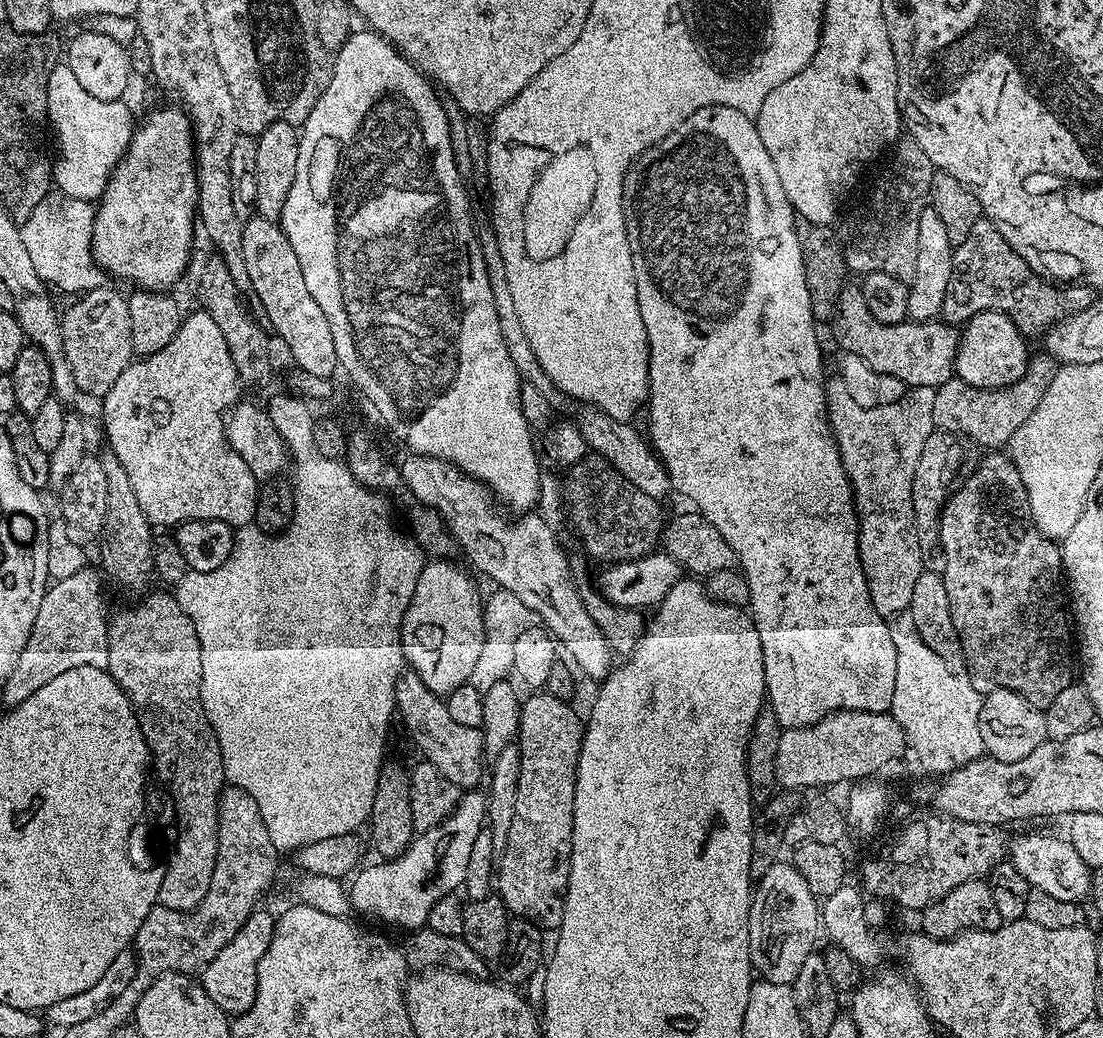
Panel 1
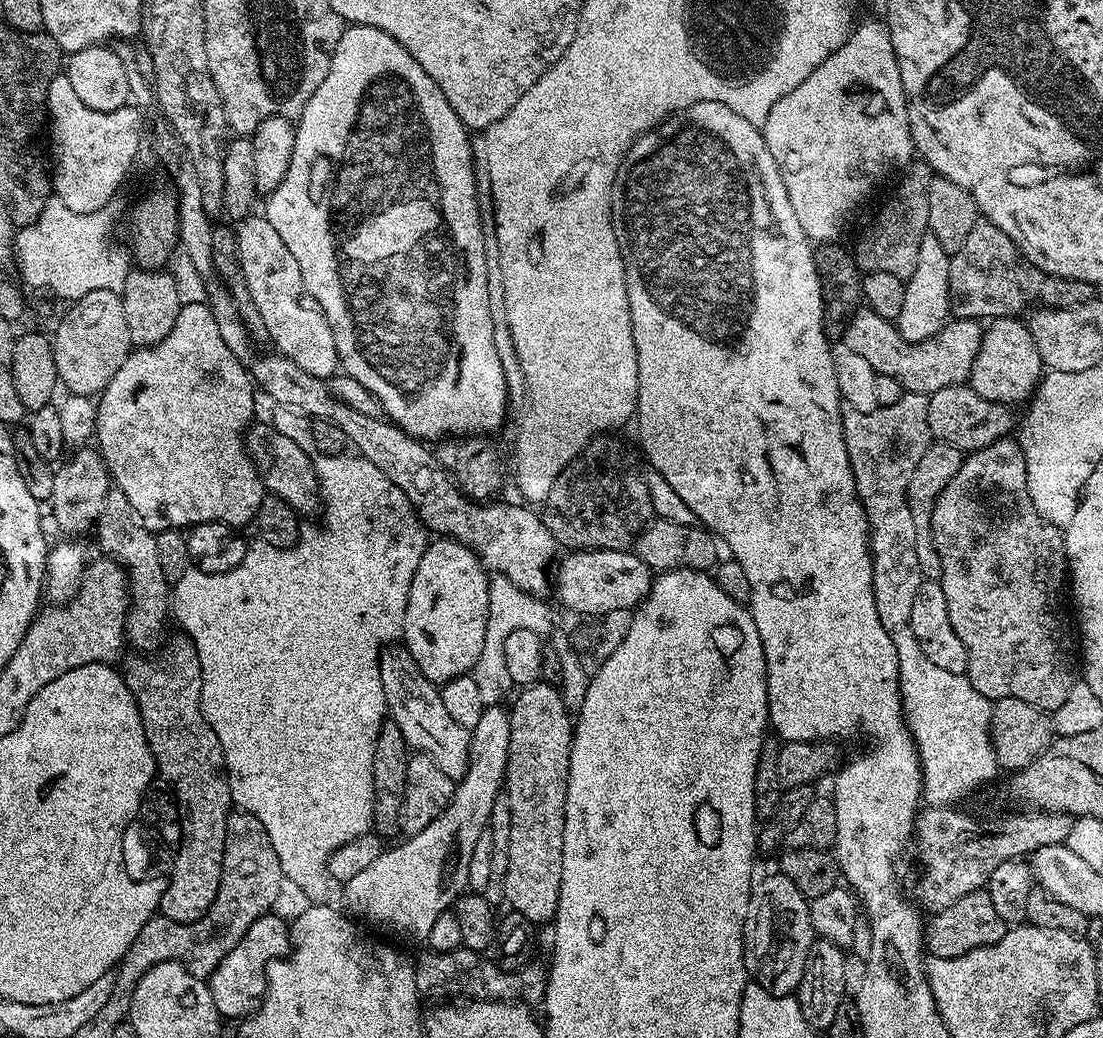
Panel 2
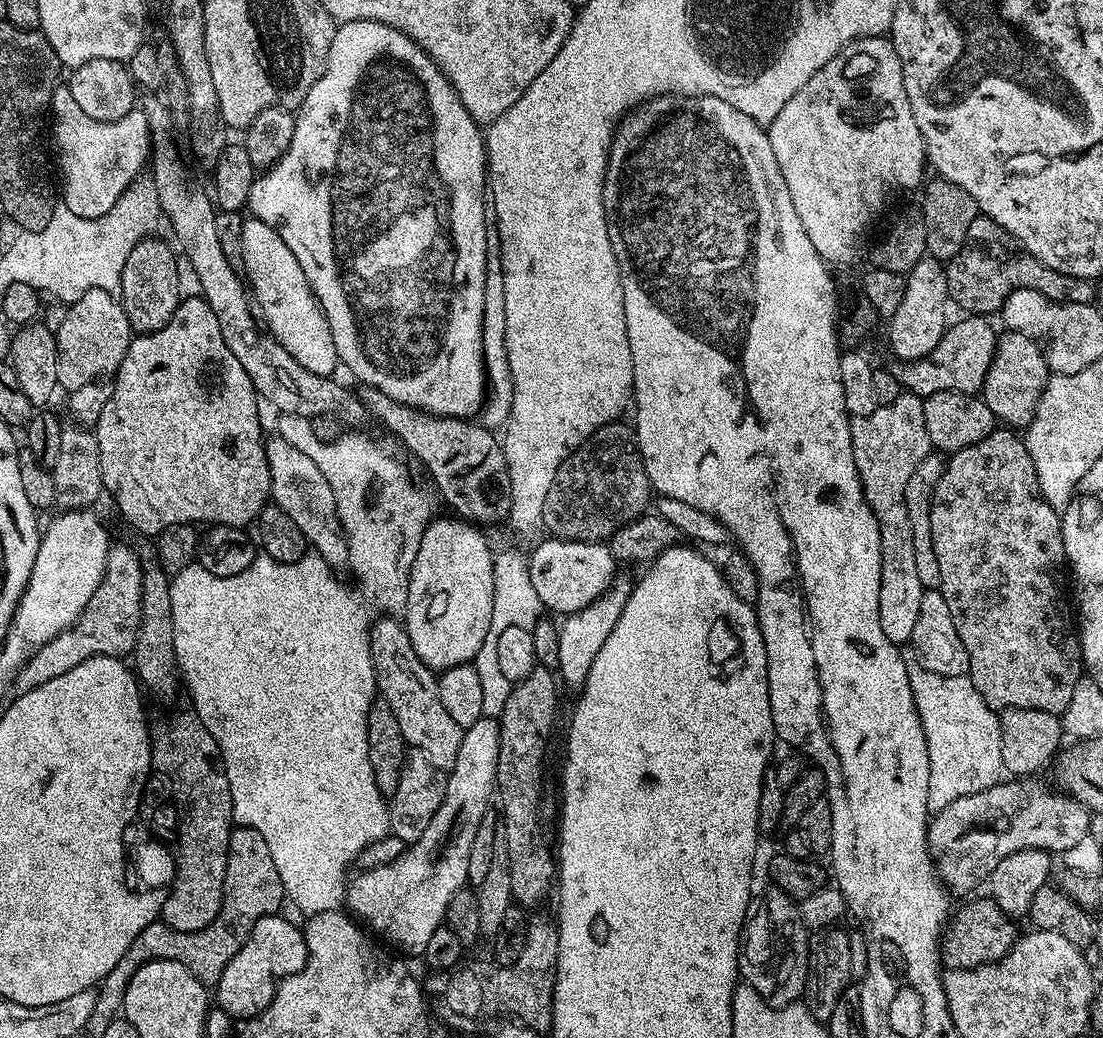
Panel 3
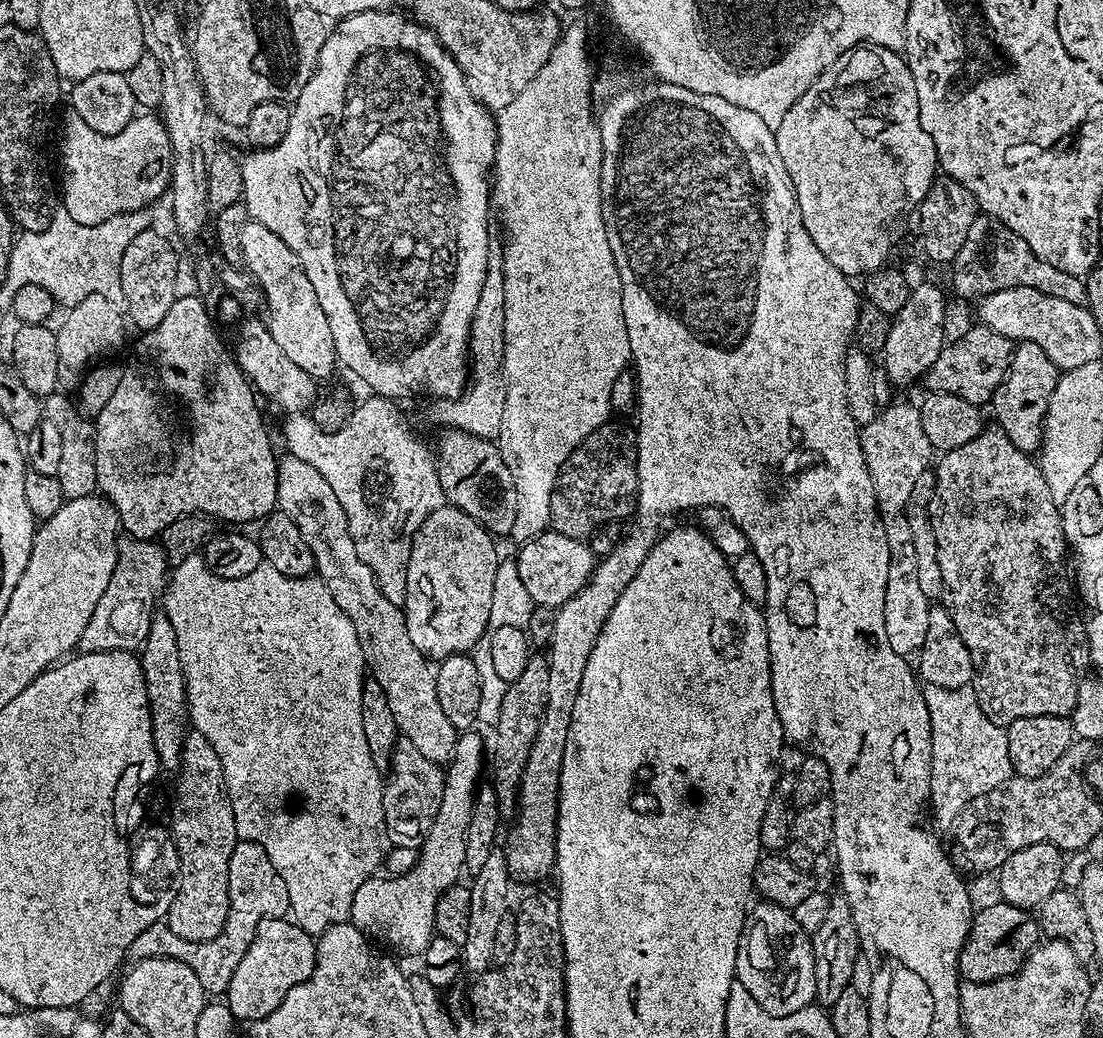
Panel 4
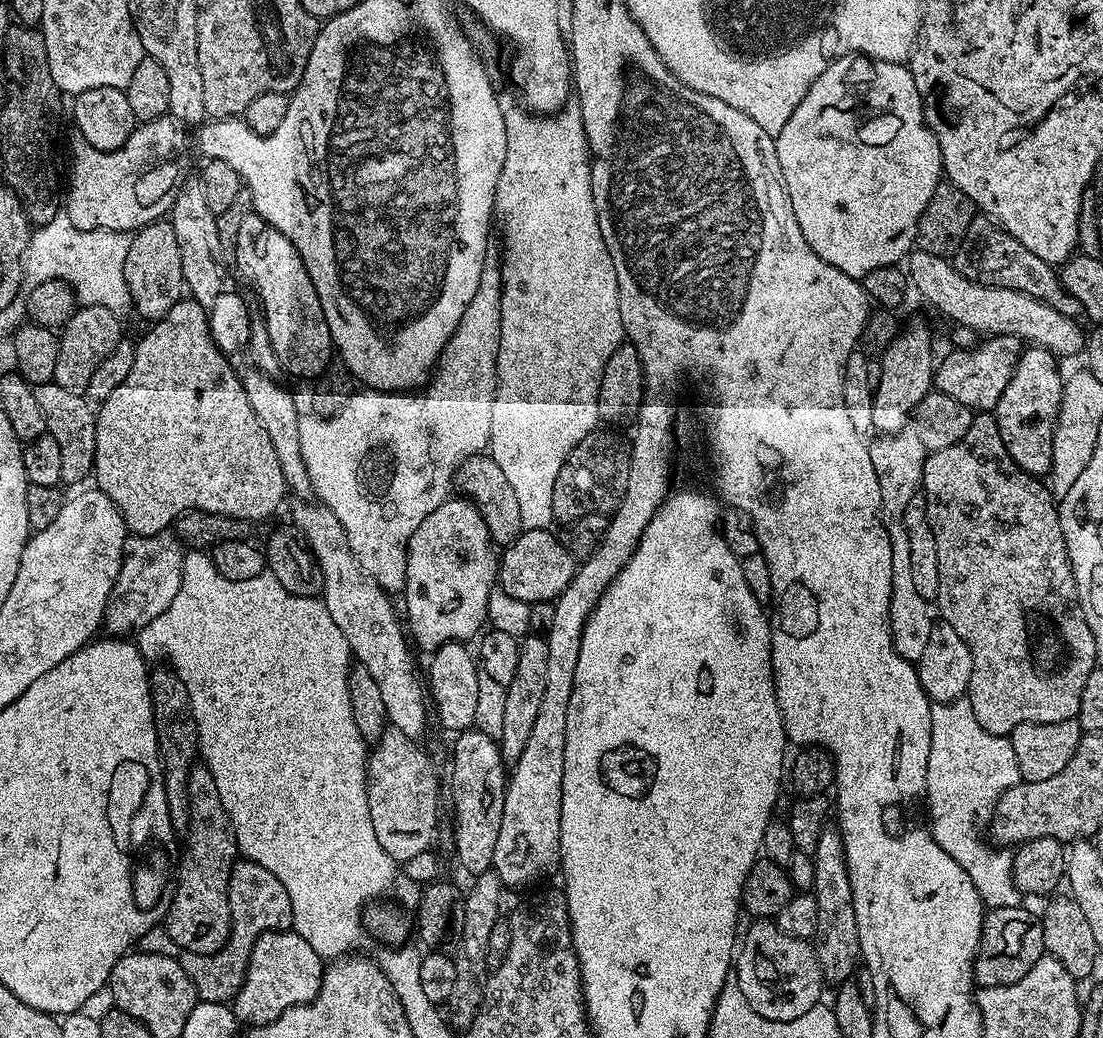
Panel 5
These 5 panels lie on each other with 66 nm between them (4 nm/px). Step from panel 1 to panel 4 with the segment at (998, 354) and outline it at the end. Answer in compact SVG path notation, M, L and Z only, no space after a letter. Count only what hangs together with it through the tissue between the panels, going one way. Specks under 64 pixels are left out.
M1029 340L1015 345L1008 373L1005 374L1004 381L998 386L998 390L994 390L990 409L992 408L992 416L996 419L993 420L995 427L1002 429L1006 438L1010 438L1014 446L1018 446L1018 450L1032 454L1039 449L1044 434L1044 415L1050 406L1050 394L1054 394L1057 375L1058 369L1054 366L1054 362L1050 362L1050 358L1046 358L1042 346L1034 346L1034 342Z

